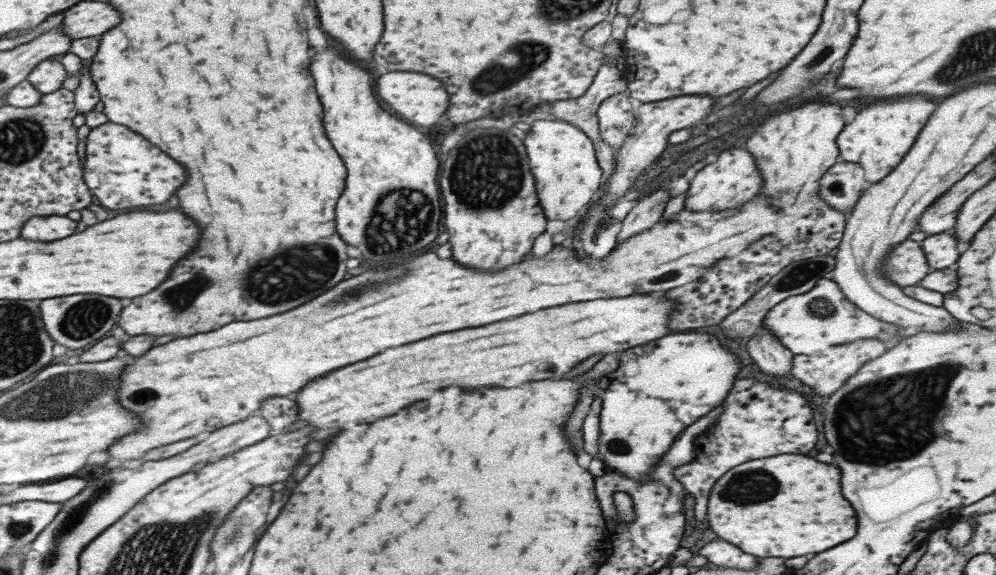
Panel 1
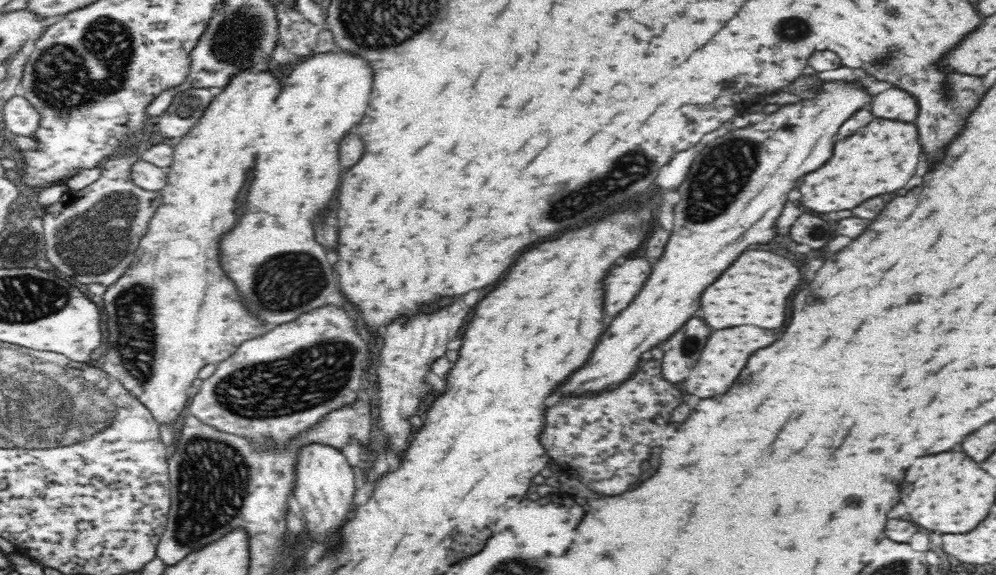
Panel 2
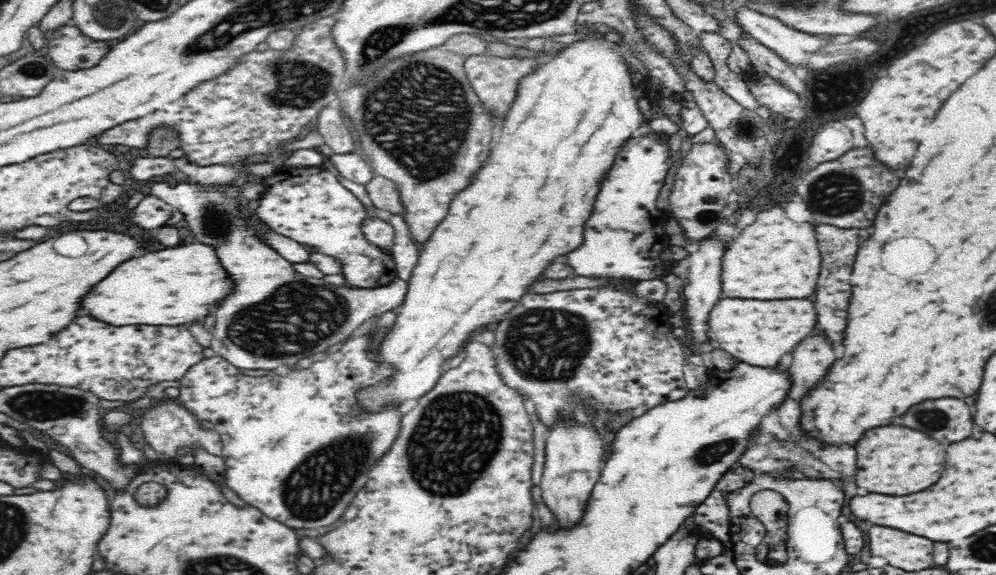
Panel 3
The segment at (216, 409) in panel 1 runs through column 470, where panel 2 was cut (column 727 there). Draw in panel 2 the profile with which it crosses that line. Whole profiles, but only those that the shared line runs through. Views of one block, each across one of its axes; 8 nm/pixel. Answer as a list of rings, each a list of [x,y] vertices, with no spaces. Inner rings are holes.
[[[746,250],[732,266],[702,294],[700,316],[710,328],[732,328],[754,324],[760,328],[782,328],[786,322],[788,300],[800,284],[798,268],[784,256],[766,250]]]

